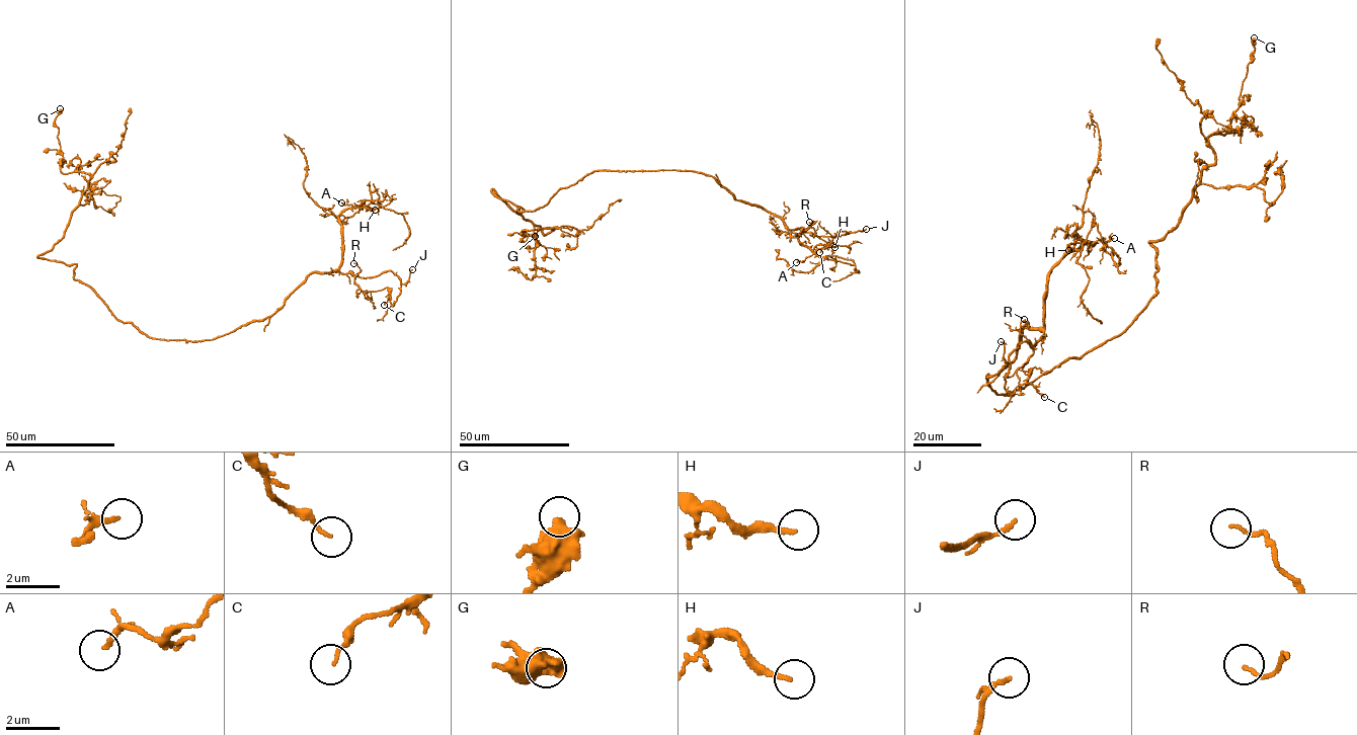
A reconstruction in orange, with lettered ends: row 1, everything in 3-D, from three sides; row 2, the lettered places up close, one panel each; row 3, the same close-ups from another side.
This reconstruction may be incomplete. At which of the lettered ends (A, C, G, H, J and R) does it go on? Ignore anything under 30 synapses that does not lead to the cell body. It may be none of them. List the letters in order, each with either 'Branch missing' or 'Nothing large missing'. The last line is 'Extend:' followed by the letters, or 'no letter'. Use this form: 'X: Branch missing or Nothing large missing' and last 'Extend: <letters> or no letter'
A: Nothing large missing
C: Nothing large missing
G: Nothing large missing
H: Nothing large missing
J: Nothing large missing
R: Nothing large missing
Extend: no letter

